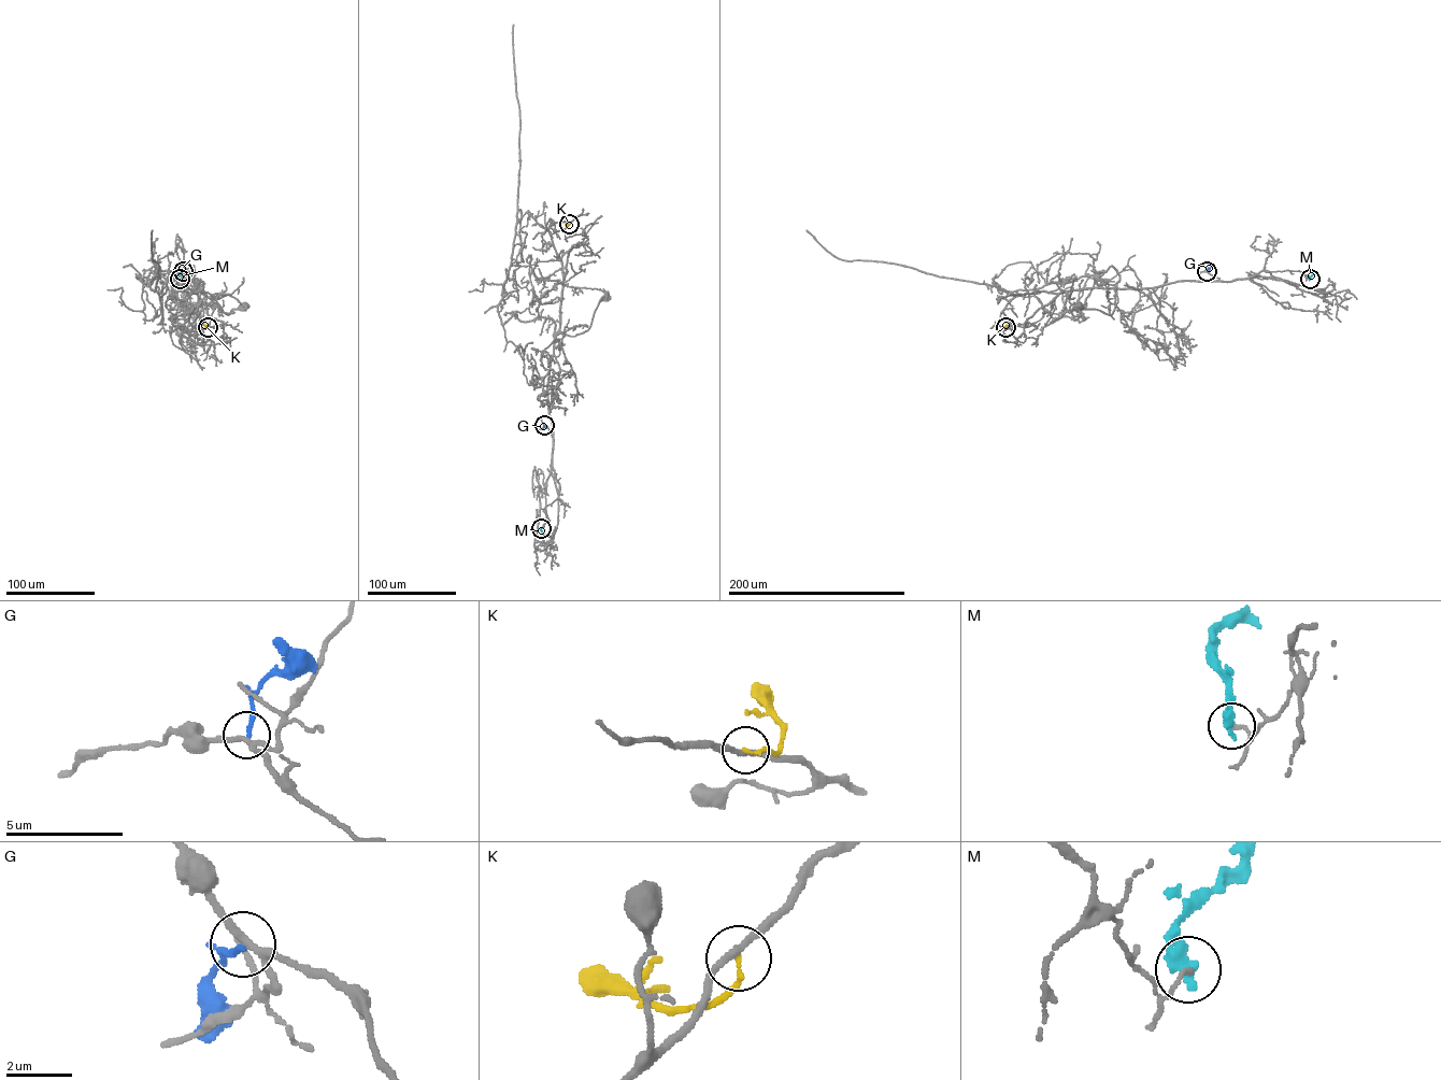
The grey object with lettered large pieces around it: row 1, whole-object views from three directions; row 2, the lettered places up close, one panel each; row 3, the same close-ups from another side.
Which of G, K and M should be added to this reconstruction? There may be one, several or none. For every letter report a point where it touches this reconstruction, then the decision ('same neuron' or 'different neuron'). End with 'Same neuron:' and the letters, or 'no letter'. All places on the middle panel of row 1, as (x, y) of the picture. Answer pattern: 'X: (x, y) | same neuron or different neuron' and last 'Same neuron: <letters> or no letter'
G: (544, 425) | different neuron
K: (569, 224) | different neuron
M: (541, 528) | different neuron
Same neuron: no letter

